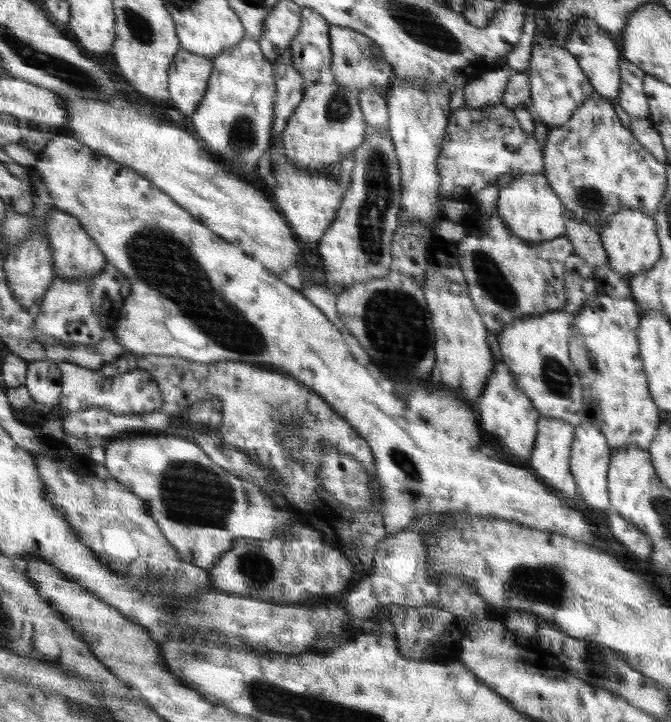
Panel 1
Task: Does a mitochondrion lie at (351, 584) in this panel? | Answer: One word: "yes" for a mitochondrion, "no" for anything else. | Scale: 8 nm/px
no

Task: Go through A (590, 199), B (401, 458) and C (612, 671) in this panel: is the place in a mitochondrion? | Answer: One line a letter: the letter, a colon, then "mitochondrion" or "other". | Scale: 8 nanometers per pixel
A: mitochondrion
B: mitochondrion
C: mitochondrion

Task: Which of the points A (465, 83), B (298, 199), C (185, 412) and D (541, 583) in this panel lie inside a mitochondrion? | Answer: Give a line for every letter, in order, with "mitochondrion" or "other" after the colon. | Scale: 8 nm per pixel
A: other
B: other
C: other
D: mitochondrion

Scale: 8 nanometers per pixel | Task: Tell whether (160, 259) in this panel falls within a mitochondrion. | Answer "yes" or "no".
yes

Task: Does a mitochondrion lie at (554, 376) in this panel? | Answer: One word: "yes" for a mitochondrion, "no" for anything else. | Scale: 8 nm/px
yes

